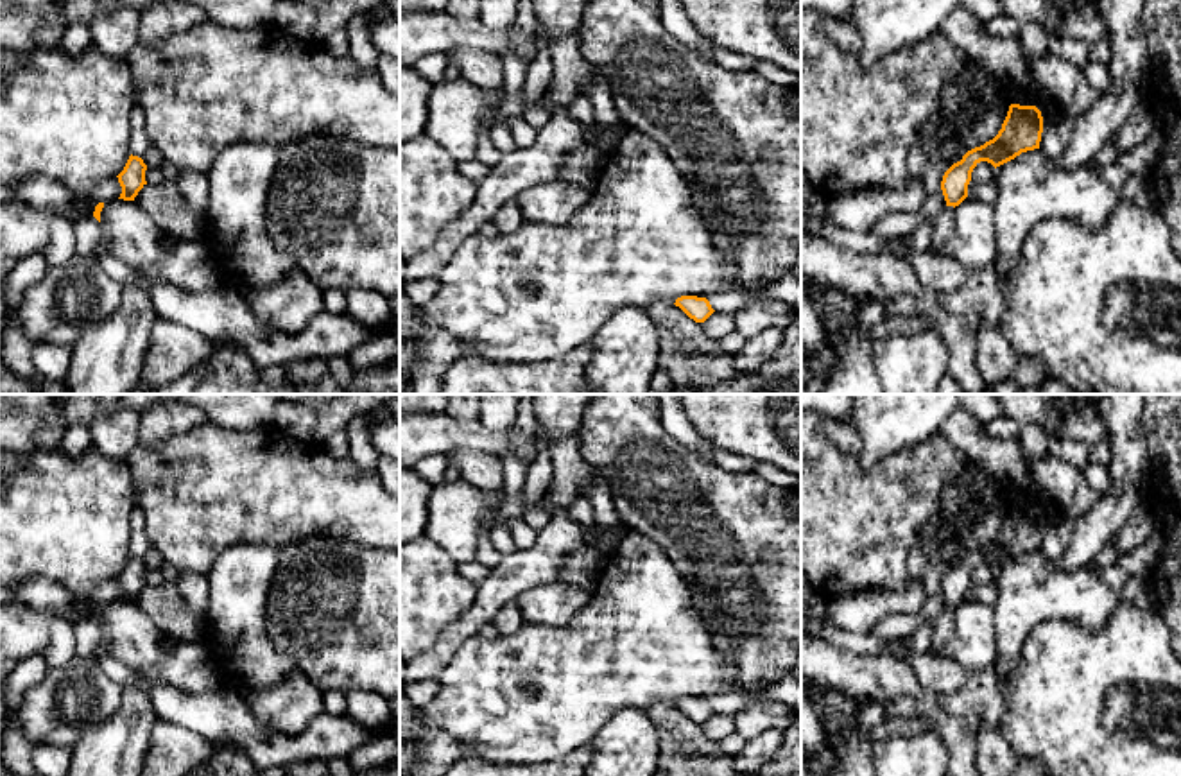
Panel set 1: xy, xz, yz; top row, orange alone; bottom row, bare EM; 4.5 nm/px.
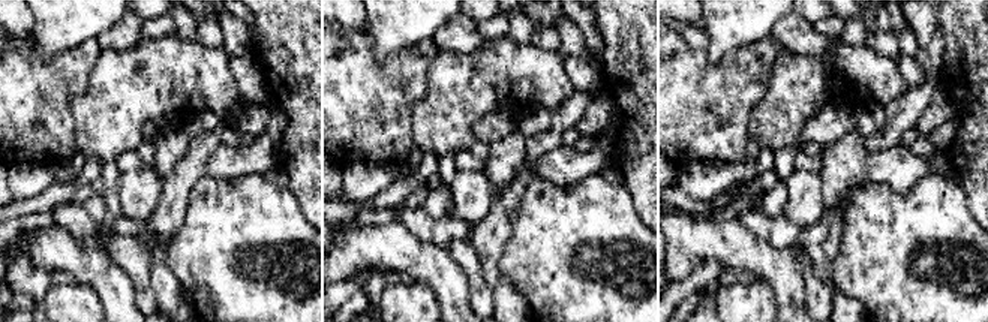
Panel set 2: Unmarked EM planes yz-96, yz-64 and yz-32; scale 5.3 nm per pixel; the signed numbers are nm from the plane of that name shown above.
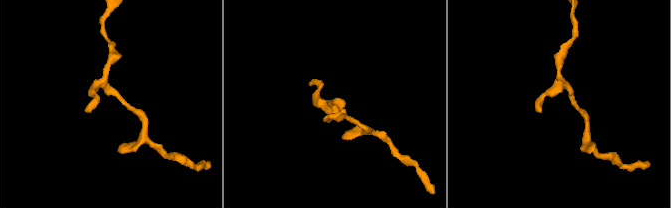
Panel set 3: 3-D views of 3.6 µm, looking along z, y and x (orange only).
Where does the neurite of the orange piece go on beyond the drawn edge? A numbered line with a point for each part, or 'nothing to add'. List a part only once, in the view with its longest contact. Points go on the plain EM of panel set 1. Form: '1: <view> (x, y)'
nothing to add

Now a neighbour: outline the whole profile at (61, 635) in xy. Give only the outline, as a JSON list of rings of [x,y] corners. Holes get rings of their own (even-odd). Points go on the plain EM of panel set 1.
[[[45,615],[48,645],[41,654],[48,667],[63,667],[75,658],[75,625],[56,615]]]

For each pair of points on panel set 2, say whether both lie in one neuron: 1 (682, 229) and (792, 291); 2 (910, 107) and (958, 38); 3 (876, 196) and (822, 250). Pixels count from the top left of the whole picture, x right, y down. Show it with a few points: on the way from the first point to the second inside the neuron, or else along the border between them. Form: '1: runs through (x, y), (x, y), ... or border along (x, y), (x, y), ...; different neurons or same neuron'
1: runs through (709, 240), (729, 241), (765, 264); same neuron
2: border along (937, 23), (943, 38), (942, 87); different neurons
3: border along (850, 196), (843, 219), (843, 235), (831, 264); different neurons

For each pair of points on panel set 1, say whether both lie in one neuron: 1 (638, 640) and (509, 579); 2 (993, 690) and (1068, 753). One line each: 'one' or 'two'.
1: two
2: two

